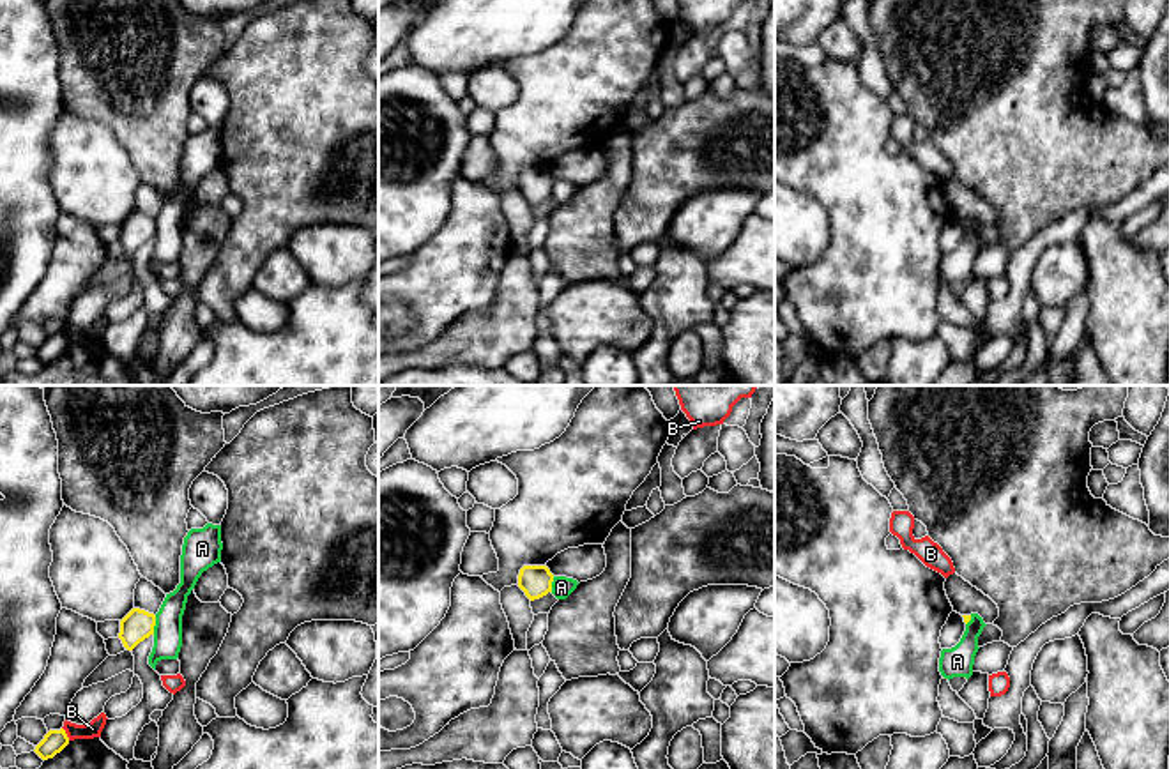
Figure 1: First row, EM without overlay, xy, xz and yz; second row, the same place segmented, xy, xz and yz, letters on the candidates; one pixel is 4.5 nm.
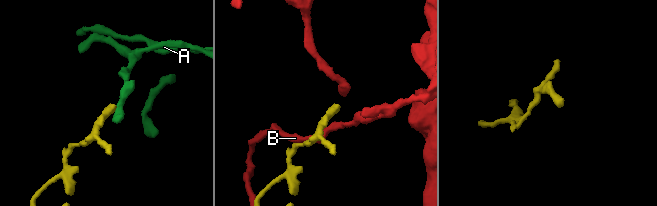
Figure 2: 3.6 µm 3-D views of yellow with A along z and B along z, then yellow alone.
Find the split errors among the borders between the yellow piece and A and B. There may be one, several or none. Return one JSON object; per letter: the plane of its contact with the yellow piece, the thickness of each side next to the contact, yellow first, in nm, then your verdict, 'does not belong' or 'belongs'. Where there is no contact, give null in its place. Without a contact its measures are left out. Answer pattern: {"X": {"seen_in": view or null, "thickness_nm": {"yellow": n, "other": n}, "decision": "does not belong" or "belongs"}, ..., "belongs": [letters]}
{"A": {"seen_in": "xy", "thickness_nm": {"yellow": 140, "other": 130}, "decision": "does not belong"}, "B": {"seen_in": "xy", "thickness_nm": {"yellow": 100, "other": 70}, "decision": "does not belong"}, "belongs": []}

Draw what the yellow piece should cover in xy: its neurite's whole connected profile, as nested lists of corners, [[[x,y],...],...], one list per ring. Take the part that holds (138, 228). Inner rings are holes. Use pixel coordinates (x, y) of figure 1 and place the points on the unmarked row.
[[[133,212],[120,225],[118,242],[127,255],[133,255],[140,246],[154,239],[156,219],[140,212]]]

